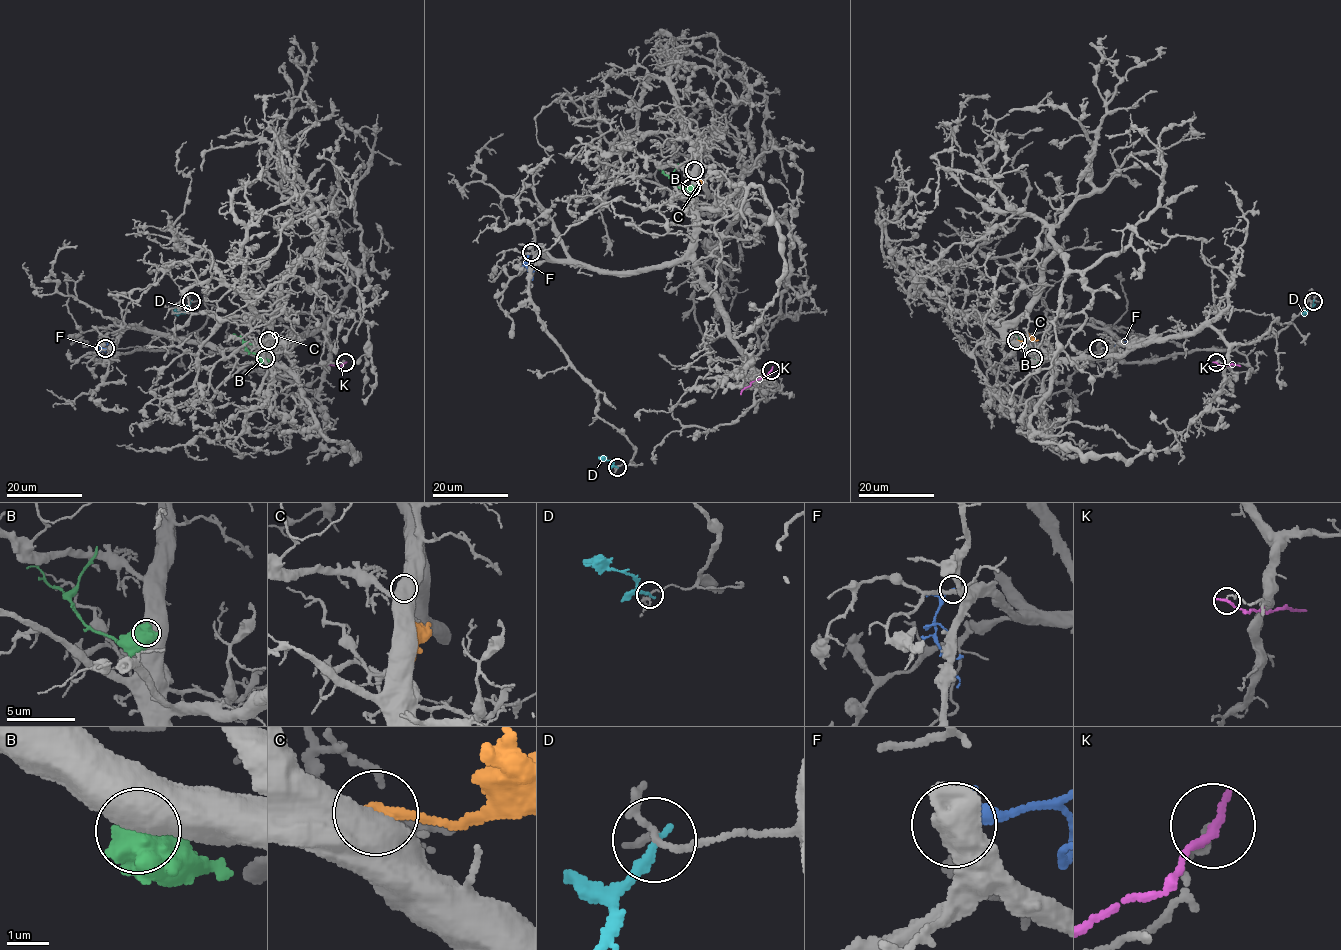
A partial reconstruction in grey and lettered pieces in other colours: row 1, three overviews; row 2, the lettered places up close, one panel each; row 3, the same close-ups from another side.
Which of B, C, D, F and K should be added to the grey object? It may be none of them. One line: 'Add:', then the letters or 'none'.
Add: none

